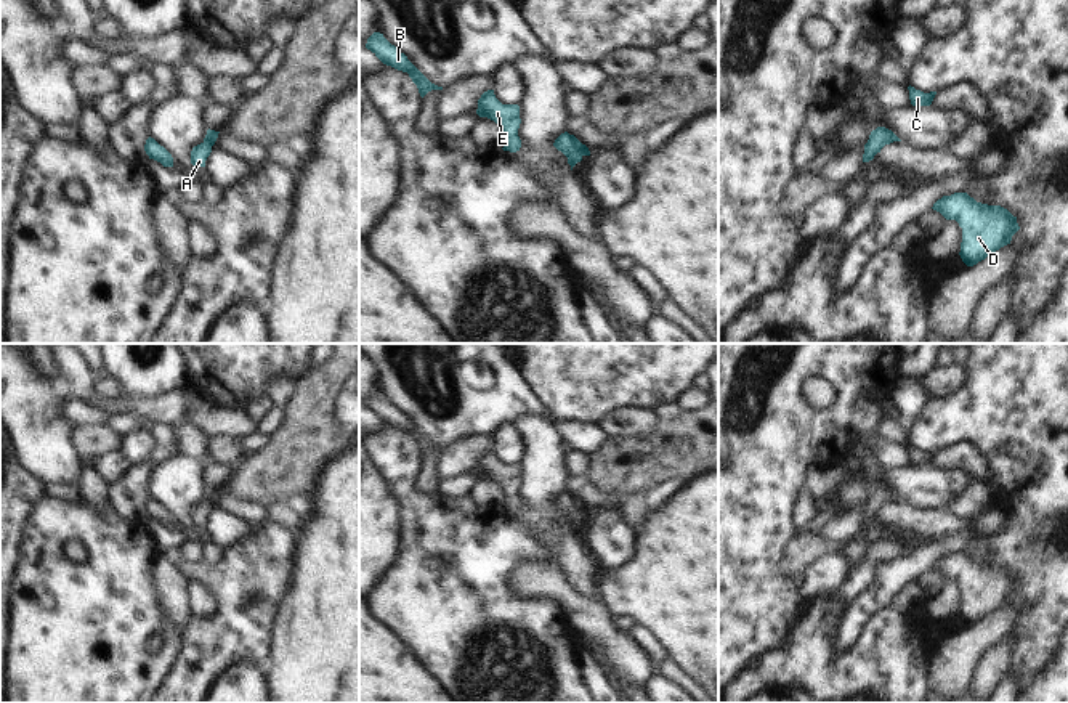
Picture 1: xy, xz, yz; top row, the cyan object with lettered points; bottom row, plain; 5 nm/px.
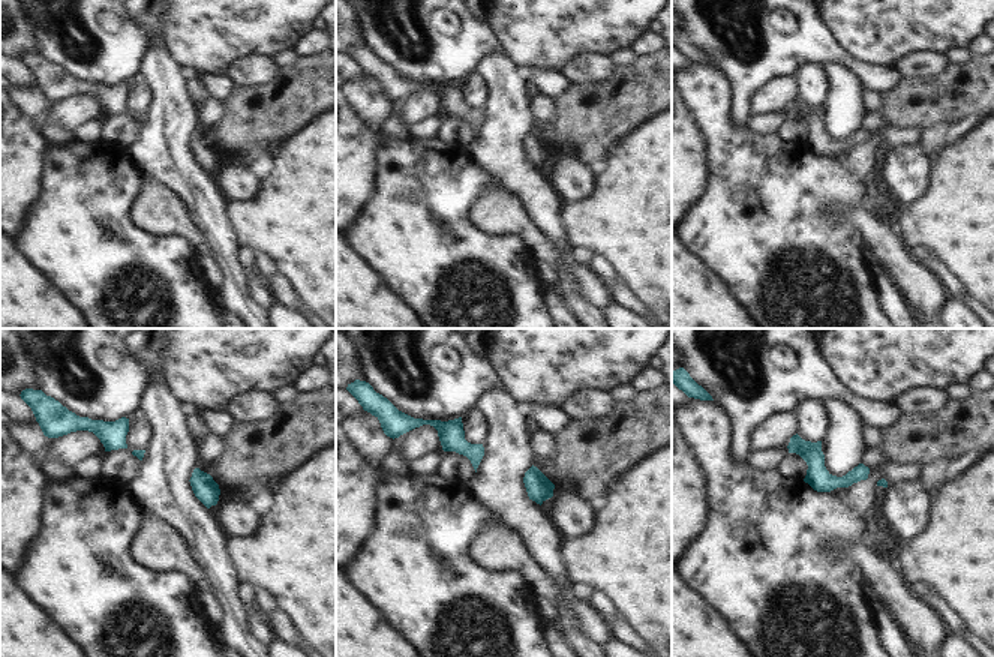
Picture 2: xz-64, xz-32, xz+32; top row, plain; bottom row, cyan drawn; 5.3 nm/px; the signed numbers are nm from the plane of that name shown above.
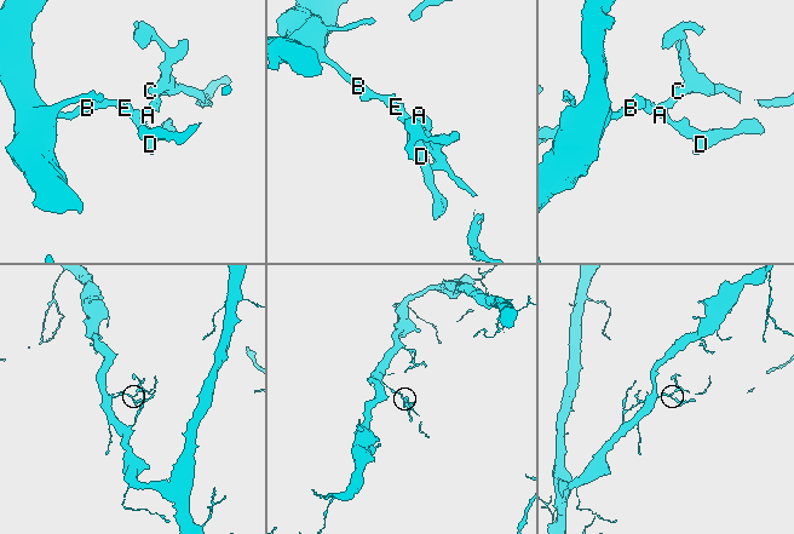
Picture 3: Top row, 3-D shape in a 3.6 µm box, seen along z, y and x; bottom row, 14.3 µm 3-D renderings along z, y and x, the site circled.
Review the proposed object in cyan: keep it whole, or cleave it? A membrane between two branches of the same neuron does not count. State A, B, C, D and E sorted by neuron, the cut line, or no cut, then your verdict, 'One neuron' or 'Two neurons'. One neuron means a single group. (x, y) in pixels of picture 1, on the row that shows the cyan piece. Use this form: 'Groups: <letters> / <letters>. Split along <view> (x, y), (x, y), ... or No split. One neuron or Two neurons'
Groups: A B C D E. No split. One neuron.

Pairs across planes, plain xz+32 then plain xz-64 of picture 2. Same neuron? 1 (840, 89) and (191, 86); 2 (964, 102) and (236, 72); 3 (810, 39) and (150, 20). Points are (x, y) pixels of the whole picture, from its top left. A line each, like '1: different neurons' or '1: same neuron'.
1: different neurons
2: different neurons
3: different neurons

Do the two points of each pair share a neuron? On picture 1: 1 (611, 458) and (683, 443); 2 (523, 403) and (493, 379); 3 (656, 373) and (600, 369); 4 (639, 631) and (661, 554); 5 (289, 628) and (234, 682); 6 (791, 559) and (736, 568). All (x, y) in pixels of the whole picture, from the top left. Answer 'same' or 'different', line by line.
1: same
2: same
3: same
4: different
5: different
6: different

